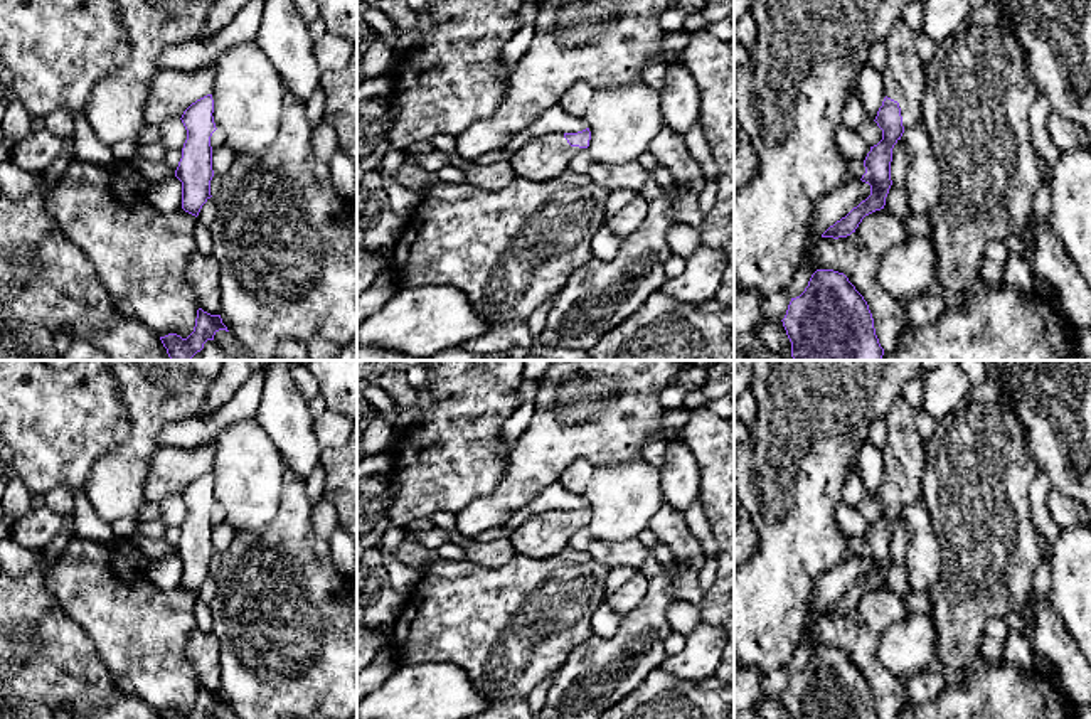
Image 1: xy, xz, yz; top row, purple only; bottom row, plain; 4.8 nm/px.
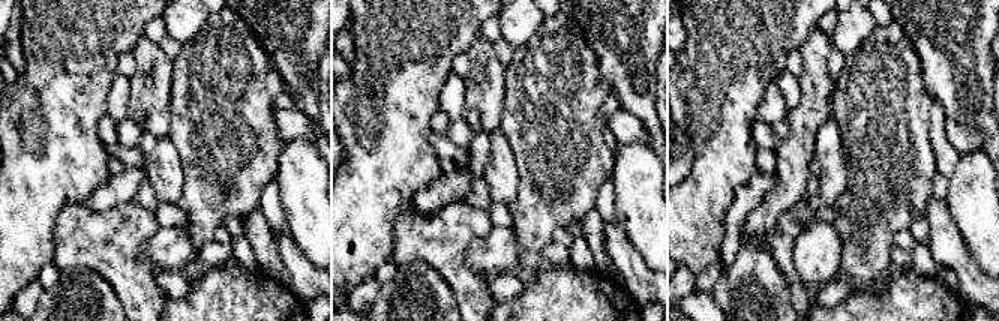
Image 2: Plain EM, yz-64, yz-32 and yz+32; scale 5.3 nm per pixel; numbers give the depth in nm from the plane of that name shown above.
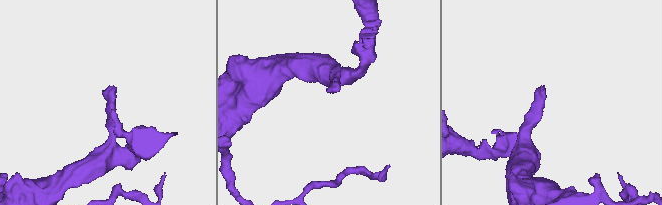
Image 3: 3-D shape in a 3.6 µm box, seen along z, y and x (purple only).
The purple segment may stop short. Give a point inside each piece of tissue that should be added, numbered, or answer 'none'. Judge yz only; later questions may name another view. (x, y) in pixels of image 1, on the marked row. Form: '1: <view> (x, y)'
1: yz (904, 76)

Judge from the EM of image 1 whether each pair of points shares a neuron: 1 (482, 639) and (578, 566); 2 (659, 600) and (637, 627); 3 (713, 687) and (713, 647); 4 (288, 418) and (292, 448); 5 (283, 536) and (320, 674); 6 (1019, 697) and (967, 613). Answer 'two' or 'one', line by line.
1: one
2: one
3: two
4: one
5: one
6: two

